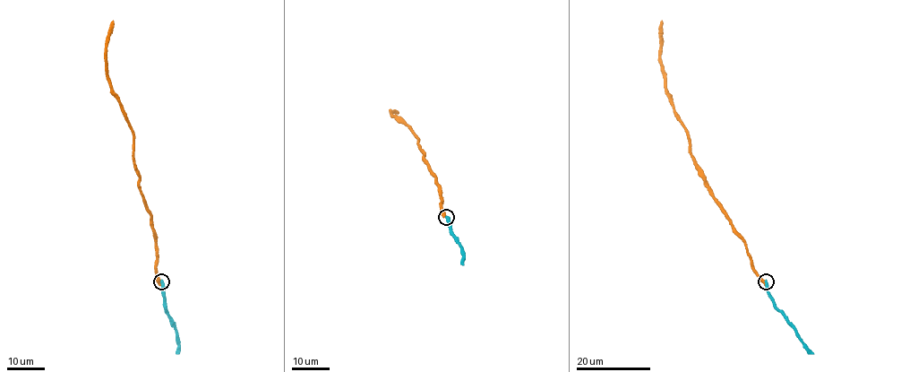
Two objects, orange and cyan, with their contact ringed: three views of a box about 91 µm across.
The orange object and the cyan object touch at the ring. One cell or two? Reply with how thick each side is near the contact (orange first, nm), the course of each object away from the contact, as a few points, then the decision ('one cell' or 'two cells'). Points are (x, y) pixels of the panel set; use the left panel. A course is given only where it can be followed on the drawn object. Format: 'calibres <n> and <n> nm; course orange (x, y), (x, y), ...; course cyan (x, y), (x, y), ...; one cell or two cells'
calibres 650 and 600 nm; course orange (160, 282), (157, 269), (157, 235), (134, 162), (134, 135), (107, 74), (106, 38), (113, 21); course cyan (161, 282), (163, 307), (176, 331), (177, 354); one cell

